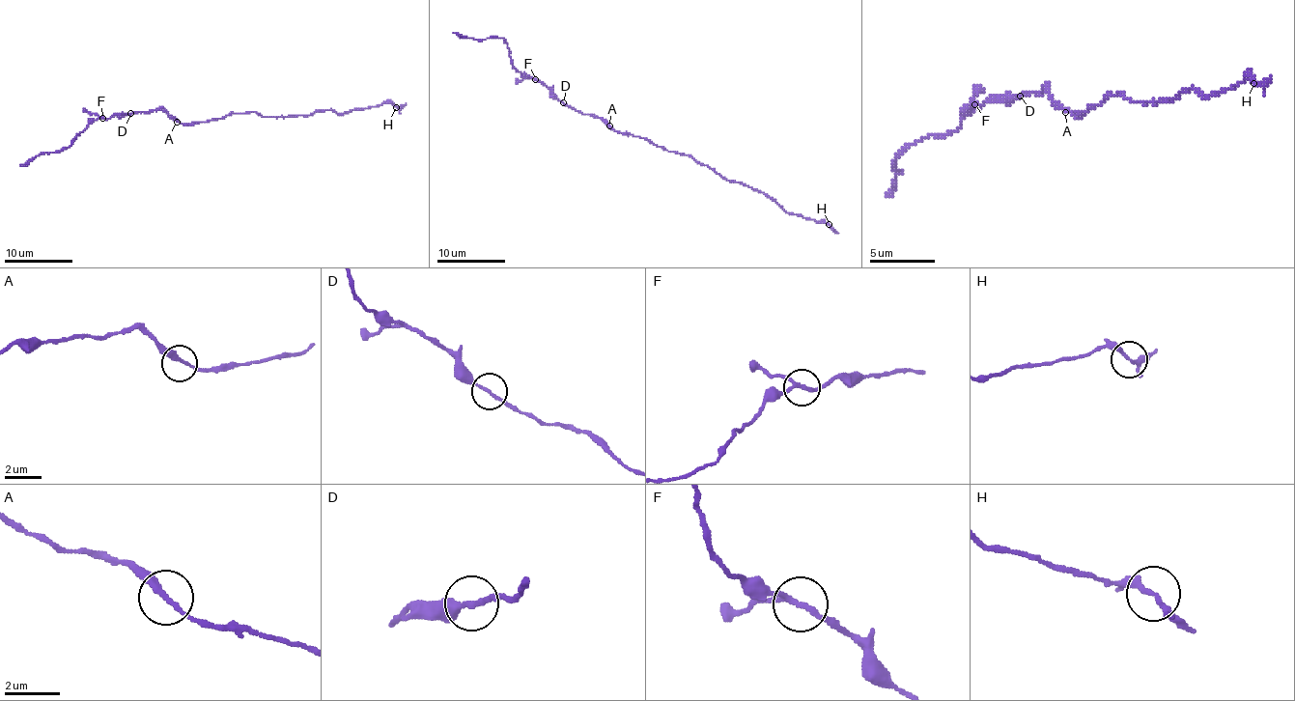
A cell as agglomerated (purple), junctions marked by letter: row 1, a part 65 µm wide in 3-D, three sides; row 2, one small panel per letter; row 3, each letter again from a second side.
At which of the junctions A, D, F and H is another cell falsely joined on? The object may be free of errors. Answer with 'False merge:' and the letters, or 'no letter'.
False merge: no letter

